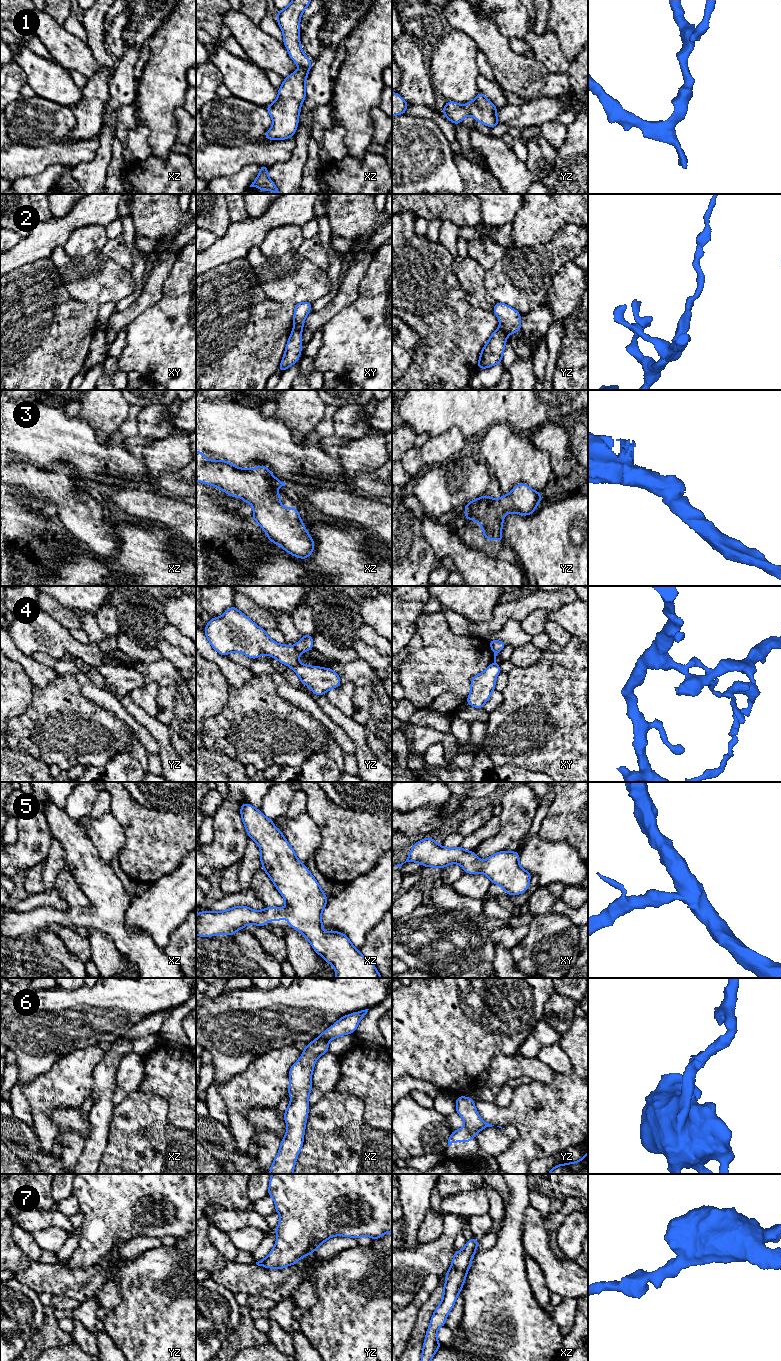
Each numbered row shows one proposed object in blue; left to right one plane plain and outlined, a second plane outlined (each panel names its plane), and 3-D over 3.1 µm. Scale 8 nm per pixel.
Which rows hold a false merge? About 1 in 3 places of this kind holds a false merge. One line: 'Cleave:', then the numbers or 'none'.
Cleave: 2, 4

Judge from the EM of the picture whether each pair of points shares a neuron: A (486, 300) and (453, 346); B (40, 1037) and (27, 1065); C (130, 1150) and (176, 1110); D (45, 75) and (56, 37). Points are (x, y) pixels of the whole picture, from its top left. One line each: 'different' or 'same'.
A: different
B: same
C: different
D: different

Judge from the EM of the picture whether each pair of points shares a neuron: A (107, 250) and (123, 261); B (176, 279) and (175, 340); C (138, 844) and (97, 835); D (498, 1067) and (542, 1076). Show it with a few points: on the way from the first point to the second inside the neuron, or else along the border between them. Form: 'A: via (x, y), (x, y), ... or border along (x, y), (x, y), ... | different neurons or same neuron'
A: via (111, 250), (119, 257) | same neuron
B: via (179, 294), (179, 325) | same neuron
C: border along (115, 819), (125, 836), (125, 843), (118, 858) | different neurons
D: via (509, 1067), (531, 1067) | same neuron

